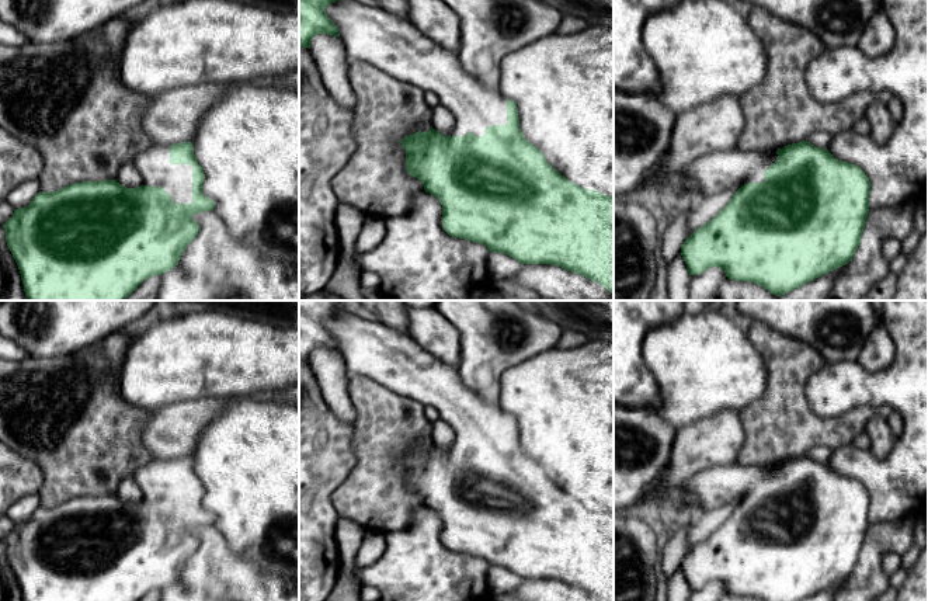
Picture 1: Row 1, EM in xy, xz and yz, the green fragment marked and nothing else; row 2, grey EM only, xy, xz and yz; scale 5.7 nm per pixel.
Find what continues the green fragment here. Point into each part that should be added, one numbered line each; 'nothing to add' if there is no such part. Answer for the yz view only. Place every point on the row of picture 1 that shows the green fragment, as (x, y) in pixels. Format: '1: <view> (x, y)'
1: yz (716, 172)

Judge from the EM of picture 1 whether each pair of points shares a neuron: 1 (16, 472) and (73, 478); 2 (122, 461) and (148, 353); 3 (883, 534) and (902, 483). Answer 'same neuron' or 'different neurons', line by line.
1: different neurons
2: different neurons
3: different neurons

